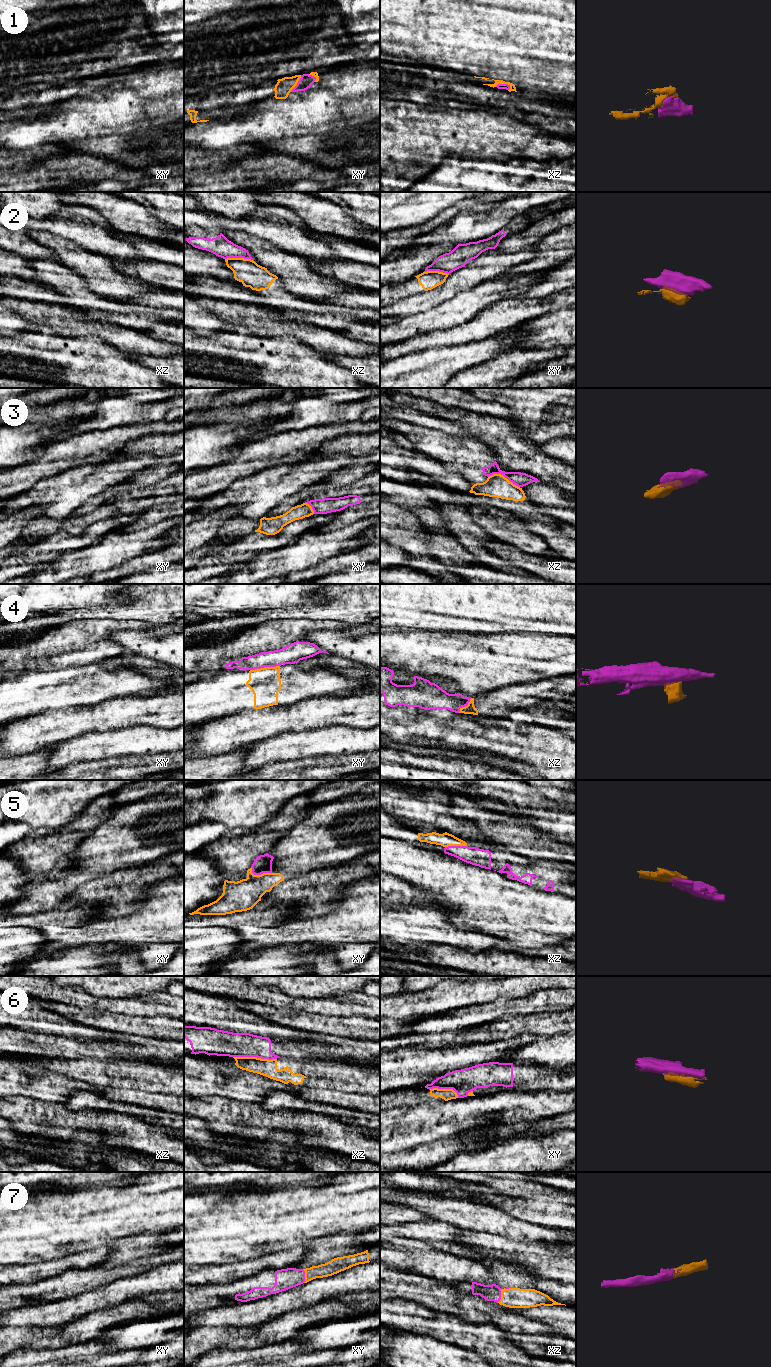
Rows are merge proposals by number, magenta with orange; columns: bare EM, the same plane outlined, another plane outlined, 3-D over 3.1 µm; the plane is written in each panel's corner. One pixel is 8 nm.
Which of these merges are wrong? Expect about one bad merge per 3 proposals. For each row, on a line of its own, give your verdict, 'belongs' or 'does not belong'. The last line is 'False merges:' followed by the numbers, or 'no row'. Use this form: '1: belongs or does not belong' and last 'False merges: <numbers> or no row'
1: belongs
2: does not belong
3: does not belong
4: does not belong
5: belongs
6: does not belong
7: belongs
False merges: 2, 3, 4, 6

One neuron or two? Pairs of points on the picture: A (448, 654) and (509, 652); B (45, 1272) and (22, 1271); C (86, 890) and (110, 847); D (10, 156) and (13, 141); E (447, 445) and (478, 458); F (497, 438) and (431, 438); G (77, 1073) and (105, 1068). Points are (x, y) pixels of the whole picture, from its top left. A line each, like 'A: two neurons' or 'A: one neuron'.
A: one neuron
B: one neuron
C: two neurons
D: two neurons
E: one neuron
F: two neurons
G: one neuron

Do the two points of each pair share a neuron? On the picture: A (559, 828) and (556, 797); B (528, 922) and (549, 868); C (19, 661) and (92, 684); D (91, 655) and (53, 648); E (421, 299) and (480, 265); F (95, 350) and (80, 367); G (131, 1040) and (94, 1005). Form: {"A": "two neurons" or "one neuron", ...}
{"A": "two neurons", "B": "two neurons", "C": "two neurons", "D": "one neuron", "E": "one neuron", "F": "one neuron", "G": "two neurons"}

